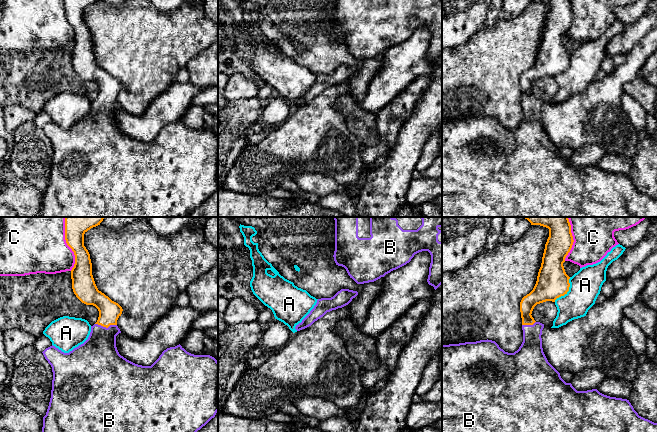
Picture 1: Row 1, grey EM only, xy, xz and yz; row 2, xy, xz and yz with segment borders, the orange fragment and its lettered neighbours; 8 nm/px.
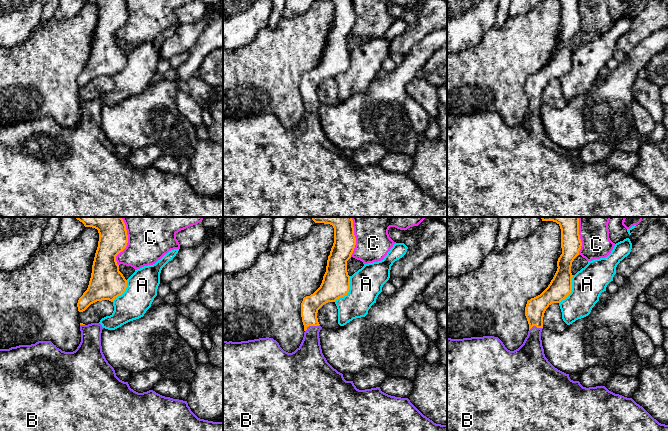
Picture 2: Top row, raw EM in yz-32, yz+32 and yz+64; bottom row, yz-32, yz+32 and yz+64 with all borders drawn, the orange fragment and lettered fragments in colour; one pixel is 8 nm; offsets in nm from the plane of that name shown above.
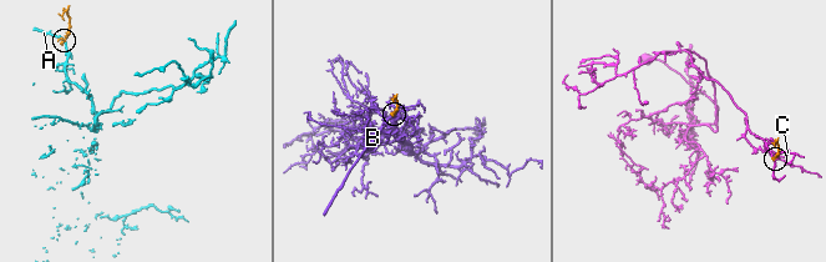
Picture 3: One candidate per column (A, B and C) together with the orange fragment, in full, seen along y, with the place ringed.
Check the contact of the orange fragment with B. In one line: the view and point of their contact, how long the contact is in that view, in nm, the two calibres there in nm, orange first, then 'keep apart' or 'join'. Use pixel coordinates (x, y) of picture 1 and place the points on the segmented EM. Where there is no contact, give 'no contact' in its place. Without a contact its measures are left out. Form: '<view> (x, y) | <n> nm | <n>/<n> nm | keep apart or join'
xy (106, 327) | 180 nm | 180/320 nm | join

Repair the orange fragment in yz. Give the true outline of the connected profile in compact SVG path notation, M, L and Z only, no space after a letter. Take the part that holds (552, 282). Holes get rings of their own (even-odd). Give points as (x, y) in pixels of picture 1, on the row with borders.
M524 217L531 225L540 225L549 229L549 237L545 244L541 267L533 290L524 296L520 302L522 318L523 342L514 353L505 352L492 340L480 340L459 344L442 345L442 432L657 432L657 423L638 415L627 399L610 397L600 393L597 389L577 391L571 383L566 383L560 373L548 362L542 348L542 330L544 324L536 322L532 317L532 311L537 304L555 300L564 296L569 291L570 277L566 274L563 263L573 245L573 236L568 217Z

